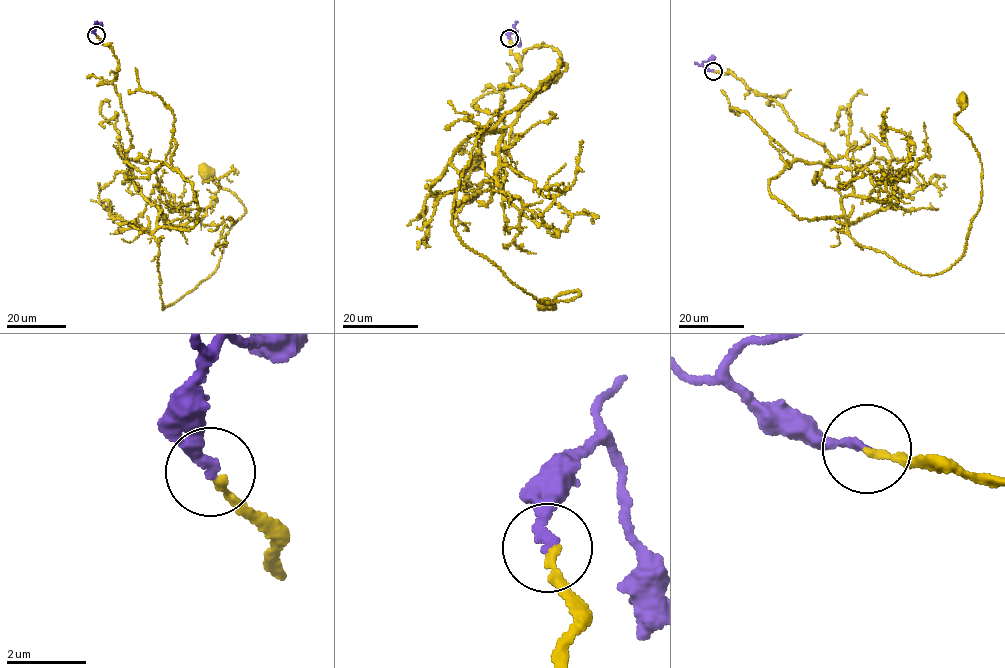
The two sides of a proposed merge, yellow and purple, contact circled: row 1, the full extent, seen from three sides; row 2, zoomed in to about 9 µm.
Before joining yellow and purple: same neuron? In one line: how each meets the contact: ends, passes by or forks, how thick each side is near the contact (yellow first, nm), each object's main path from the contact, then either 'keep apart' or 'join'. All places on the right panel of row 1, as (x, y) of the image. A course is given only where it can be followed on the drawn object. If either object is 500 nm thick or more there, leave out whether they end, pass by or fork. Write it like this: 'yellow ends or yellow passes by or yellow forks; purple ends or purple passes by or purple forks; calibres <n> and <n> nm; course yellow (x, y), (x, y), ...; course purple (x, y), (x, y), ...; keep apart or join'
yellow ends; purple ends; calibres 200 and 260 nm; course yellow (713, 71), (833, 159), (788, 164), (772, 195), (926, 275), (959, 260), (980, 203), (963, 94); course purple (713, 71), (702, 64), (715, 56); join

